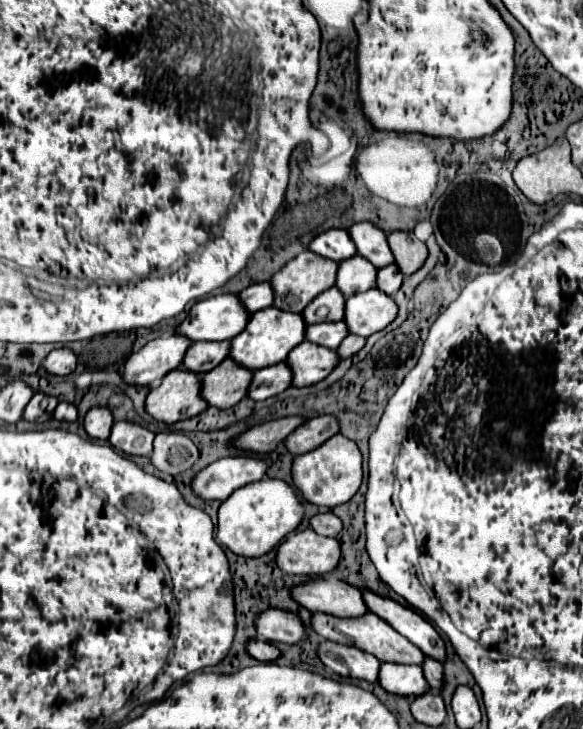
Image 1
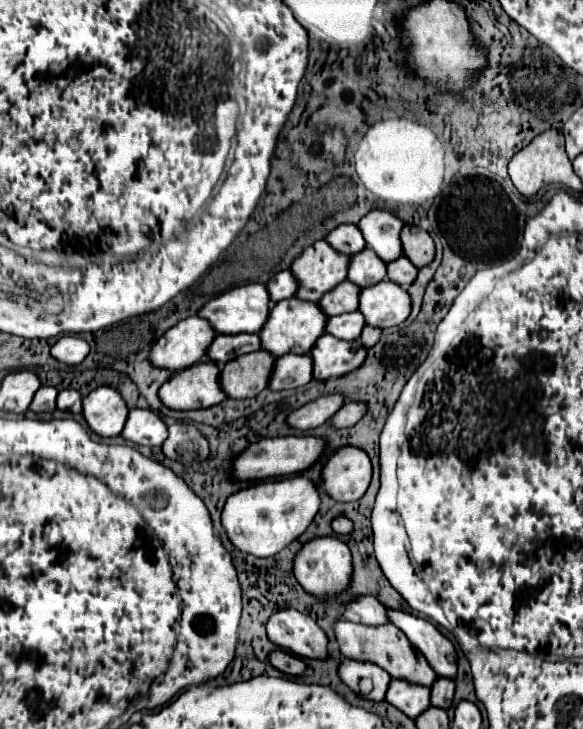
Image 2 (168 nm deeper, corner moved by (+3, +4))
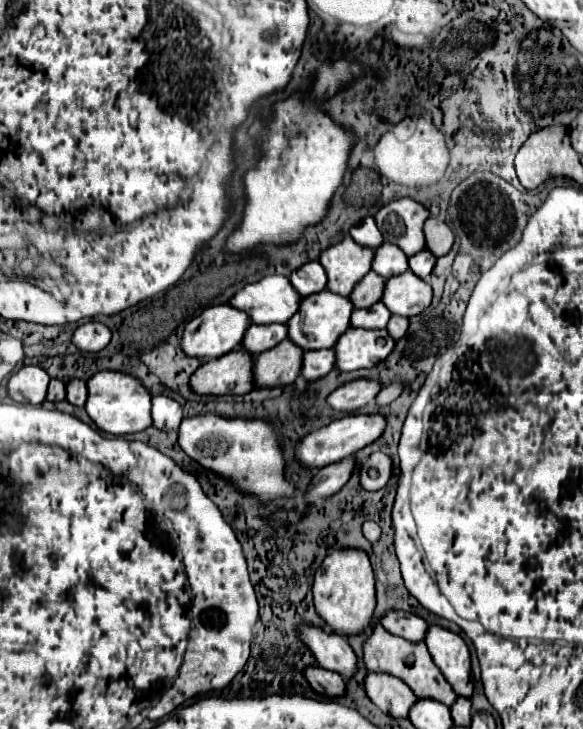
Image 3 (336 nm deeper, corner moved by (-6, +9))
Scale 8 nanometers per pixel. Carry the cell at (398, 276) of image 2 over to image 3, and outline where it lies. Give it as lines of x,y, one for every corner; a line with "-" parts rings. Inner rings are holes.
422,250
410,258
410,270
420,278
428,278
434,264
436,264
436,256
432,256
432,252
428,250

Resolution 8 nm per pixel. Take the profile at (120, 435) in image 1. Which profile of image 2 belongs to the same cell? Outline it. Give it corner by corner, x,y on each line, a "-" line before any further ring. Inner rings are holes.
131,409
127,423
121,431
121,437
135,445
155,447
167,439
167,427
149,409

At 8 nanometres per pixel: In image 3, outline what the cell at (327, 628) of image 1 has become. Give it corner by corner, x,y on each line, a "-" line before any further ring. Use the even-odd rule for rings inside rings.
374,626
370,630
368,640
364,642
364,662
370,672
384,672
384,674
390,674
390,676
404,680
410,686
410,690
422,700
424,698
440,700
442,704
446,704
450,708
458,698
454,694
452,686
446,684
446,680
444,680
442,672
436,668
436,664
432,664
432,656
430,656
424,642
414,644
414,642
408,642
404,638
398,638
390,632
386,632
382,626

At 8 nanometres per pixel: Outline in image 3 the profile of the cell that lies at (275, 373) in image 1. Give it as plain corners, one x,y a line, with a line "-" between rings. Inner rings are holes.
334,348
318,350
318,352
304,352
304,364
302,364
302,378
306,380
318,380
326,376
336,364
336,352

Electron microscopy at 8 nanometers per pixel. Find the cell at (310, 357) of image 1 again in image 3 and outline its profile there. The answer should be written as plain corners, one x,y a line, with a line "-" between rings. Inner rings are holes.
348,328
344,336
340,336
336,348
336,368
340,370
360,370
372,368
374,364
388,358
394,350
396,340
386,330
364,330
364,328

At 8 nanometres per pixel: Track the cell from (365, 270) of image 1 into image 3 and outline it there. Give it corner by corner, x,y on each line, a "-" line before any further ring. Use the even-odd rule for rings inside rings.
384,242
380,248
376,248
372,270
384,278
404,274
408,270
408,256
396,244

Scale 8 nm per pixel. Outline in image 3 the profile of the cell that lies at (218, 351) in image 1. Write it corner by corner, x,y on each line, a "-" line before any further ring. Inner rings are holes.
252,324
248,328
248,334
246,334
242,346
250,354
258,356
264,350
270,350
272,346
276,346
278,342
282,342
288,336
286,328
288,328
286,324
270,324
270,326
256,326
256,324

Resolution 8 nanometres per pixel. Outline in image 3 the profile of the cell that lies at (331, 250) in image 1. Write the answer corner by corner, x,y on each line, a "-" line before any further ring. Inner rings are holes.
372,216
364,218
358,226
354,226
350,230
350,236
358,242
358,244
364,244
364,246
370,246
370,248
378,248
384,240
382,240
382,234
380,230
376,228
376,220

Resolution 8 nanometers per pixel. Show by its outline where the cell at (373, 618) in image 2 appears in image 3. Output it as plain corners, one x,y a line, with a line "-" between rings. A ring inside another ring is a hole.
400,610
386,612
386,616
382,618
382,626
390,634
406,638
408,642
422,642
428,632
428,624
422,618
410,612
400,612

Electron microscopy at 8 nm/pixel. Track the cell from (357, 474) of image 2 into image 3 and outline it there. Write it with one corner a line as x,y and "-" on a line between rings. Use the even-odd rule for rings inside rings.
374,452
360,472
360,484
364,486
364,490
374,492
384,488
390,476
392,476
392,458
384,452

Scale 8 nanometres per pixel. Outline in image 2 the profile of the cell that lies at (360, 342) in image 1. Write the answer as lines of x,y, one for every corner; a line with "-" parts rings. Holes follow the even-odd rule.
367,325
367,327
363,329
359,341
363,341
363,345
369,349
369,347
373,347
373,345
379,341
379,335
381,335
381,329
377,329
377,327
369,327
369,325

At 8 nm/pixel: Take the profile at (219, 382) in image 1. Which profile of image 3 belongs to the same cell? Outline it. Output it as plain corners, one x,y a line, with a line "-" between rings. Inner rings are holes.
282,340
272,350
266,350
254,360
256,386
284,386
292,384
300,376
302,348
296,348
292,340

